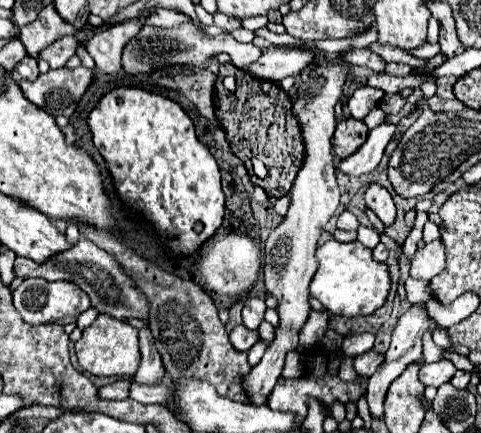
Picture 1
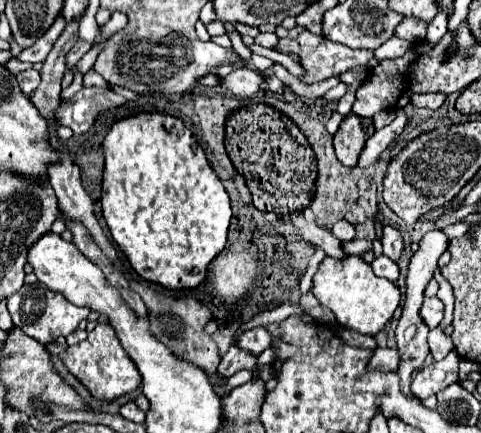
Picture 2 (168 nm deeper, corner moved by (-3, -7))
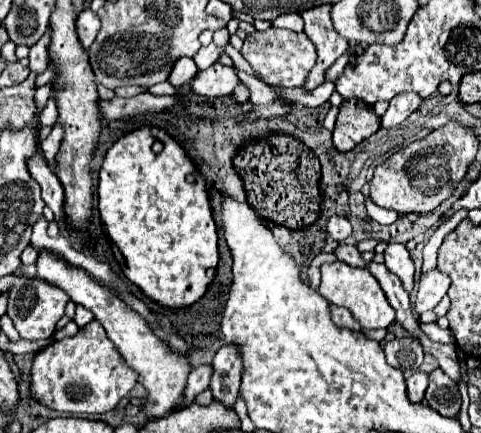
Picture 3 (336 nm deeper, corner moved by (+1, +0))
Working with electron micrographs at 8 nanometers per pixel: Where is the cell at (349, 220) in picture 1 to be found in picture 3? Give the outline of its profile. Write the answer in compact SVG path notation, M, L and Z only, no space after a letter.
M334 214L334 216L328 220L328 234L330 234L334 240L342 242L344 238L350 236L350 232L352 232L352 226L350 226L350 220L348 220L348 218Z

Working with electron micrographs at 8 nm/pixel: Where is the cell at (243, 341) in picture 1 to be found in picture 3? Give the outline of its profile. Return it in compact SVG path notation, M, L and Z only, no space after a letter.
M202 364L198 368L194 368L188 376L188 384L186 384L186 392L184 392L184 398L186 398L186 404L192 404L194 398L208 388L210 384L210 376L212 376L212 366L210 364Z

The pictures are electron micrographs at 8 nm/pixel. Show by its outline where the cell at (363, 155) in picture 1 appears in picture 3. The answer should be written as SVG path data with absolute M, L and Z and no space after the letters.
M414 92L394 96L390 100L390 106L388 106L386 114L382 116L382 128L388 130L388 128L394 128L394 126L402 124L402 120L406 120L420 106L420 102L422 102L422 98Z

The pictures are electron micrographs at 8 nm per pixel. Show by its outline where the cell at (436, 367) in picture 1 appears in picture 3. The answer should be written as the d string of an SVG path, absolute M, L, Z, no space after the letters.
M414 372L408 378L408 396L412 402L424 400L426 388L428 388L428 374L426 372Z

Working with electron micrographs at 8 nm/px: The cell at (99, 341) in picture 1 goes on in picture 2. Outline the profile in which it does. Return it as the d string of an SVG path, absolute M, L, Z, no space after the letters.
M96 325L94 331L88 333L88 337L78 343L68 347L64 353L60 353L60 359L64 361L66 369L92 393L96 399L104 401L114 401L122 395L132 393L140 383L140 373L136 371L136 365L124 355L124 349L120 343L116 343L116 333L108 325Z

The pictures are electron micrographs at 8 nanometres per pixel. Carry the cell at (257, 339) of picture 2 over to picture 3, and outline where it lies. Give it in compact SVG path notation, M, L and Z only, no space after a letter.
M224 344L216 352L212 360L212 368L214 368L214 376L210 388L214 392L214 398L234 408L234 402L238 398L238 388L240 388L240 376L242 376L240 348L236 348L236 344Z

